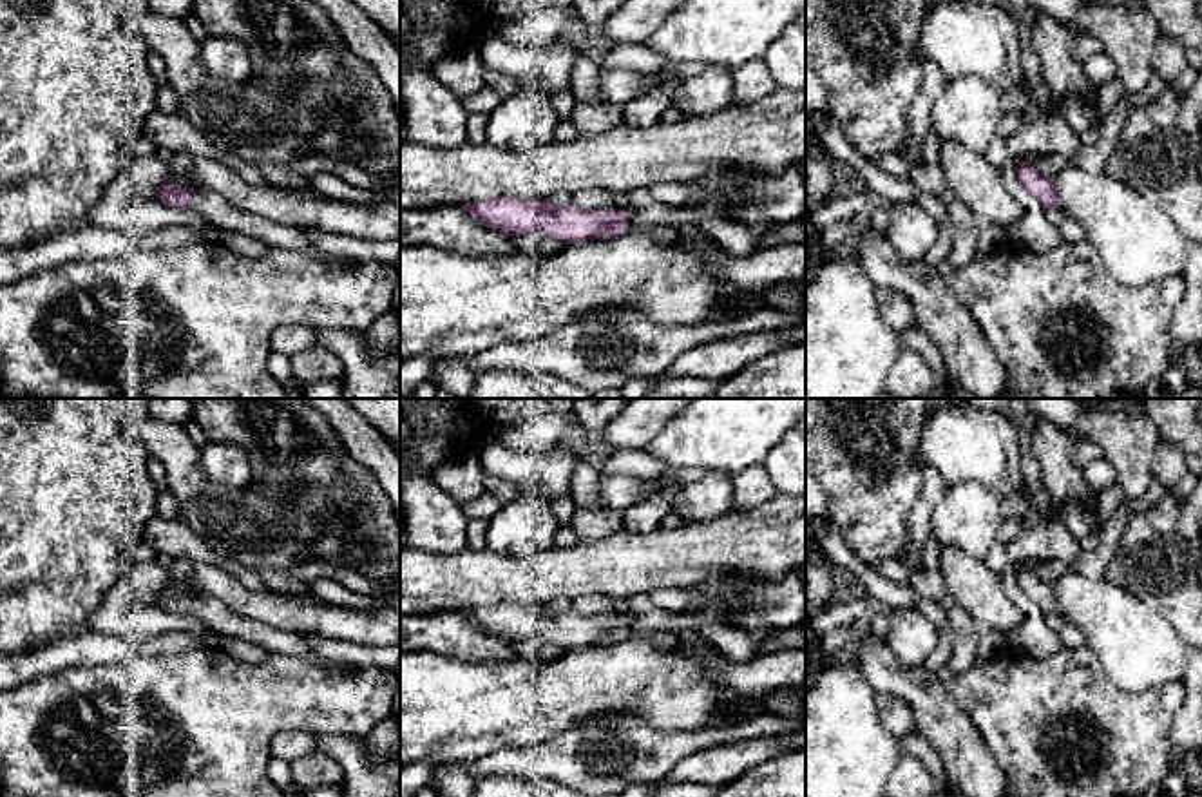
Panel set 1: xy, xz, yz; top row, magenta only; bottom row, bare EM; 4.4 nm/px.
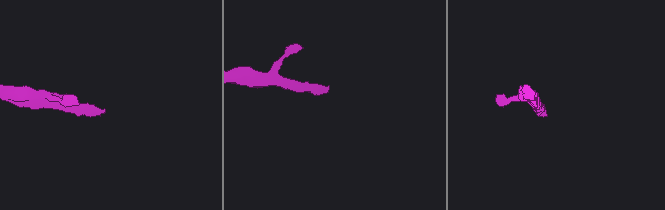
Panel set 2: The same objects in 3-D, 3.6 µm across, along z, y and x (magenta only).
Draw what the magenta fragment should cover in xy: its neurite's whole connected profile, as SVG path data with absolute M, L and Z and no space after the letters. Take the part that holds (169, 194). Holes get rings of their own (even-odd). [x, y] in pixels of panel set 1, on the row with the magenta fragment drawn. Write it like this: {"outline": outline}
{"outline": "M167 176L157 188L157 196L165 205L196 210L212 226L255 237L268 248L293 250L320 261L344 261L337 255L328 255L317 250L308 237L308 230L279 225L246 212L226 201L217 192L177 188Z"}

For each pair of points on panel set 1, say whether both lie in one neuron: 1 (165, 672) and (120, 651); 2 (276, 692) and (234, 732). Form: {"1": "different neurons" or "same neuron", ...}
{"1": "different neurons", "2": "same neuron"}

